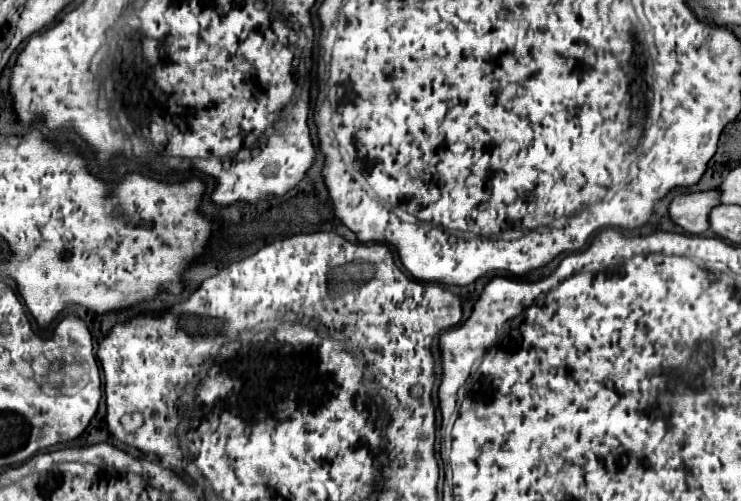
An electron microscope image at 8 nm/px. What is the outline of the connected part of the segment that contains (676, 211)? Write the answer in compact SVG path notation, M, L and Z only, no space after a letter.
M716 190L708 192L694 192L694 194L680 194L676 196L670 206L668 214L674 224L684 228L690 234L702 234L708 230L708 212L718 204Z

